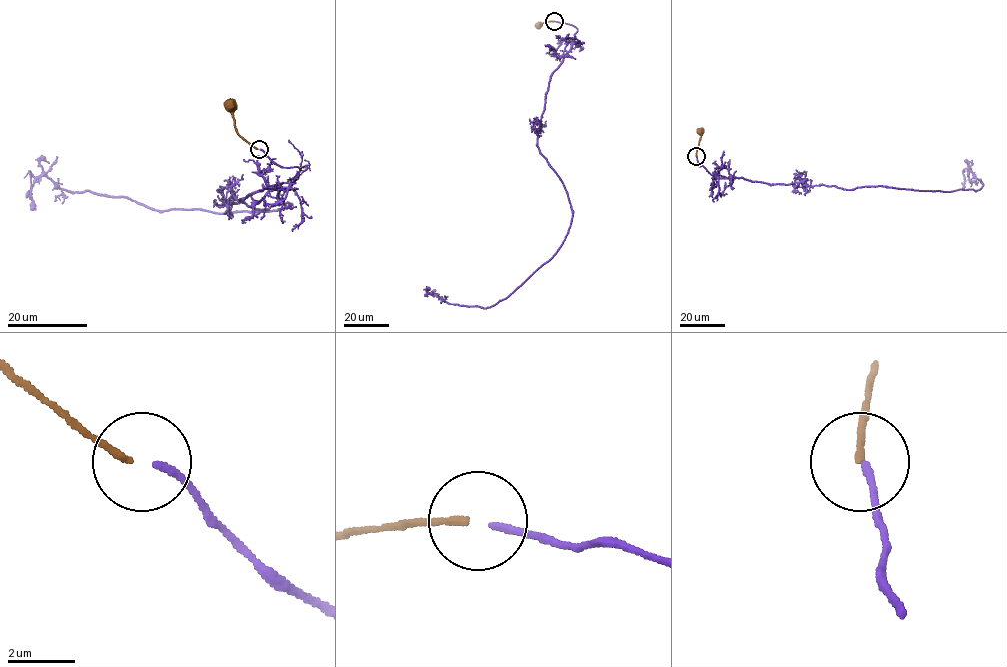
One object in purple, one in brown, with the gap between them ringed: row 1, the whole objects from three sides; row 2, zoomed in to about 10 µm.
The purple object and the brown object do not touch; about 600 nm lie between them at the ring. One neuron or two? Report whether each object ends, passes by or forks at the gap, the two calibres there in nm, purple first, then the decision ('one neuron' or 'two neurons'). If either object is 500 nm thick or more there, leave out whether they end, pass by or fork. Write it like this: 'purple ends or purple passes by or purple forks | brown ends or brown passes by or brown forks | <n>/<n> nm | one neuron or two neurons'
purple ends | brown ends | 200/190 nm | two neurons

